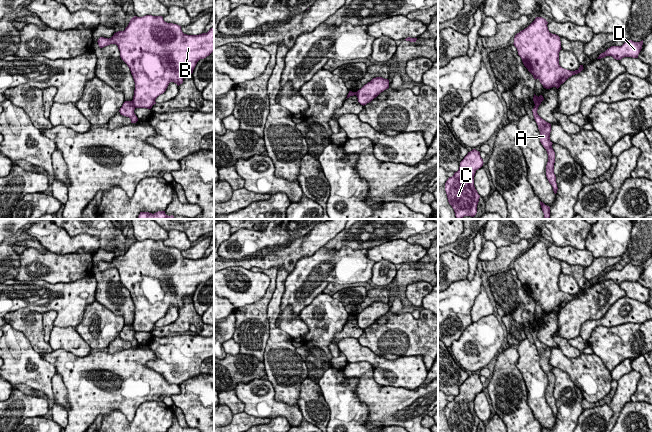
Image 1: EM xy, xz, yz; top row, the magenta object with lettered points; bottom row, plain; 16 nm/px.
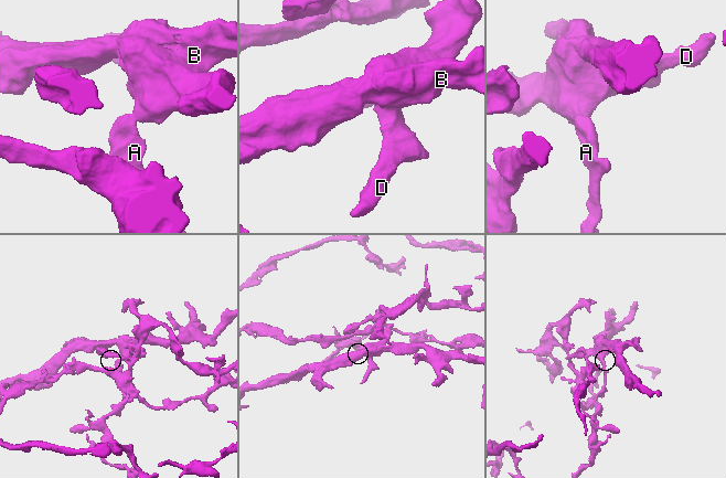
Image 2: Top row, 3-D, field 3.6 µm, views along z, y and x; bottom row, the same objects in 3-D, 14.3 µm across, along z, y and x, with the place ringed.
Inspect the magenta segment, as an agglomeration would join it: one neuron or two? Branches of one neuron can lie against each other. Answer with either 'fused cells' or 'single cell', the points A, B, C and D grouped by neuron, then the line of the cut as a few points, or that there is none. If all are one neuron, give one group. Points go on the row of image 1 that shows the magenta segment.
fused cells | A C / B D | xy (131, 101), (135, 107)

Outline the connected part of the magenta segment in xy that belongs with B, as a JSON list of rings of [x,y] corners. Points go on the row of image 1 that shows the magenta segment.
[[[134,16],[131,18],[124,31],[114,33],[109,39],[100,37],[97,42],[100,48],[110,44],[116,44],[118,46],[120,57],[129,67],[135,82],[134,96],[132,100],[135,108],[151,109],[152,106],[156,104],[156,98],[166,91],[170,82],[174,82],[178,86],[182,84],[183,75],[186,72],[192,74],[197,62],[214,52],[214,27],[207,33],[187,35],[182,32],[181,26],[165,22],[162,16]]]

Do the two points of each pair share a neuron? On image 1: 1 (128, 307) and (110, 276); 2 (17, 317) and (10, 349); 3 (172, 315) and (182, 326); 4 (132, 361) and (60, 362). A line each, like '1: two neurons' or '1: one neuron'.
1: one neuron
2: two neurons
3: two neurons
4: one neuron

